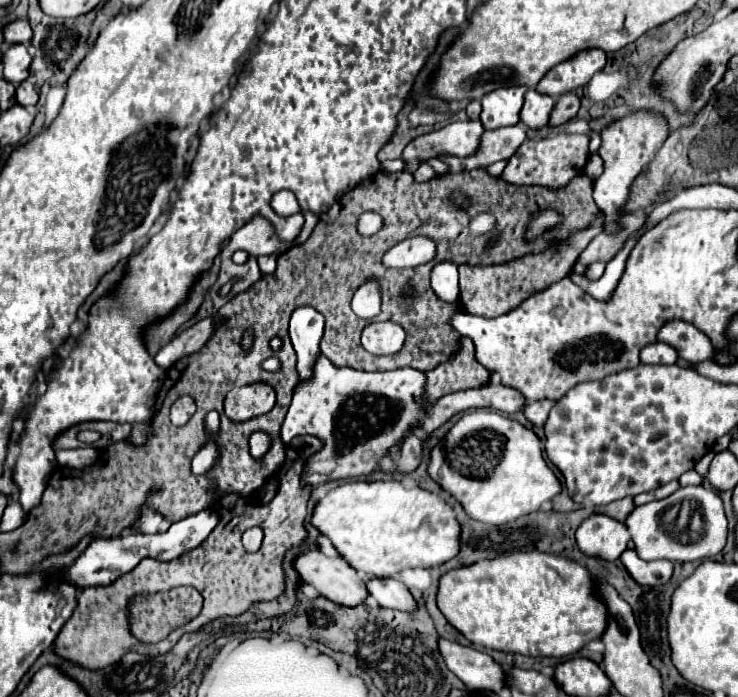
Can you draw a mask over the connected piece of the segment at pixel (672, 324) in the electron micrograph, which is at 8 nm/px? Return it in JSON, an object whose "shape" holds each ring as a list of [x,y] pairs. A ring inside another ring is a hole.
{"shape":[[[669,321],[659,333],[657,341],[673,345],[677,349],[677,355],[689,363],[709,361],[713,357],[713,345],[705,333],[701,333],[691,323],[683,321]]]}

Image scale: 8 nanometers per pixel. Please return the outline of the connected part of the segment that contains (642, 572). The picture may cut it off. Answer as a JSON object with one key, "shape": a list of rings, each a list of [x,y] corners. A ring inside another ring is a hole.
{"shape":[[[627,549],[621,557],[621,563],[631,573],[631,577],[643,585],[643,587],[655,587],[663,585],[673,575],[673,563],[671,561],[643,561],[635,549]]]}

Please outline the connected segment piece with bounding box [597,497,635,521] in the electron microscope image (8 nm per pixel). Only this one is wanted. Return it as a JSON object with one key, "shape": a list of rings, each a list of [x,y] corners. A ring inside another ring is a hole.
{"shape":[[[625,497],[621,501],[613,501],[609,505],[603,505],[597,509],[597,513],[605,513],[607,517],[613,517],[615,521],[625,521],[625,517],[635,509],[633,505],[633,499],[631,497]]]}

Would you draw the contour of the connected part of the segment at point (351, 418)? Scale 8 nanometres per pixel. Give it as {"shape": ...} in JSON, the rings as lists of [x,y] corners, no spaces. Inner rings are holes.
{"shape":[[[319,355],[313,379],[297,385],[281,427],[283,443],[299,435],[313,435],[323,443],[323,447],[305,461],[301,485],[361,477],[375,469],[413,471],[421,461],[423,437],[447,423],[455,413],[465,409],[497,409],[511,415],[525,407],[525,397],[517,389],[501,383],[487,383],[477,389],[445,395],[437,401],[425,401],[425,381],[425,373],[417,369],[363,373],[345,367],[337,369],[325,355]],[[395,445],[399,447],[397,461],[389,455]]]}

